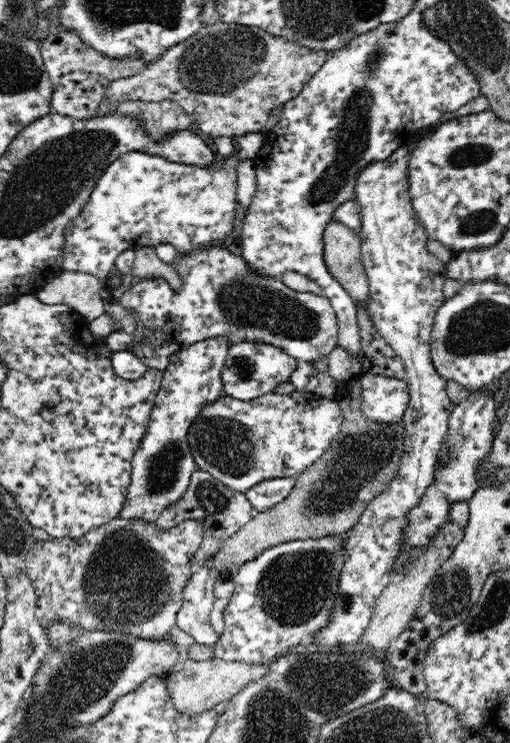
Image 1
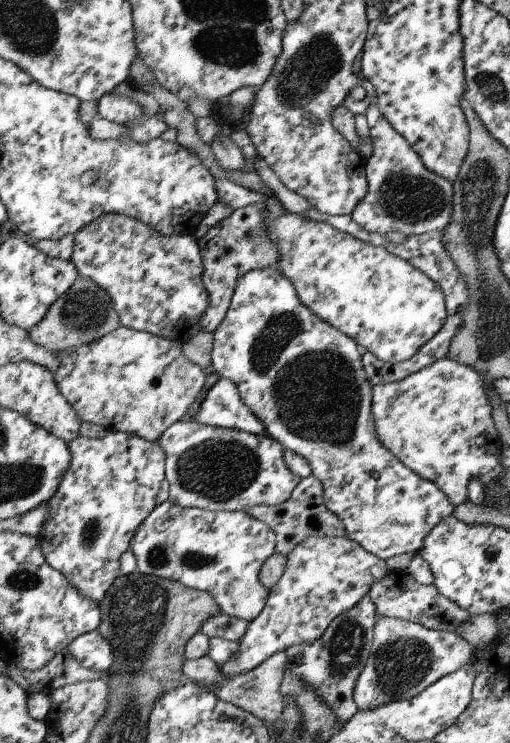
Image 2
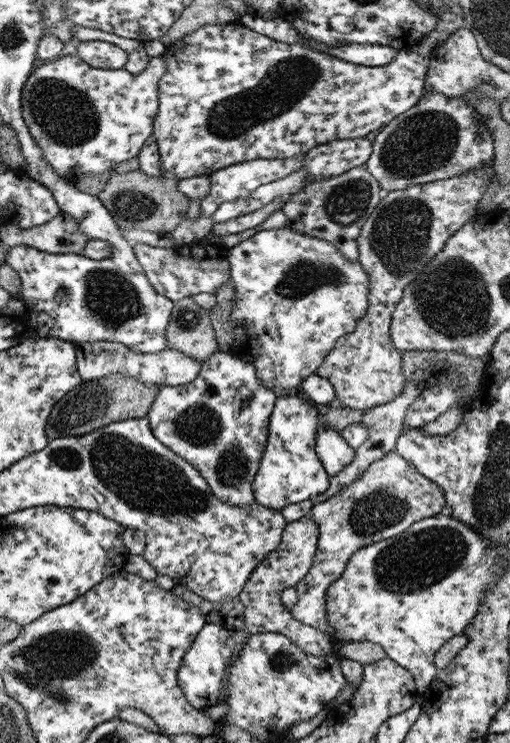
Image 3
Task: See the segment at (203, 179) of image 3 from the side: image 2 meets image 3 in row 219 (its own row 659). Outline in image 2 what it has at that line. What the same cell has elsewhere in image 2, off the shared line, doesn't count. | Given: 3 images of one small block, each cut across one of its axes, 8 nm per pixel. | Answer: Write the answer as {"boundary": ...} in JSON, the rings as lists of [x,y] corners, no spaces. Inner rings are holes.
{"boundary":[[[286,651],[274,652],[270,658],[262,661],[256,668],[250,669],[248,672],[237,674],[236,676],[224,676],[220,672],[218,665],[209,657],[202,656],[196,660],[188,660],[184,658],[182,662],[182,672],[185,680],[193,683],[206,684],[208,688],[214,690],[214,694],[224,702],[234,704],[250,714],[254,714],[256,718],[263,720],[267,725],[274,726],[282,720],[283,702],[282,694],[280,694],[280,684],[284,678],[284,668],[287,668]]]}

